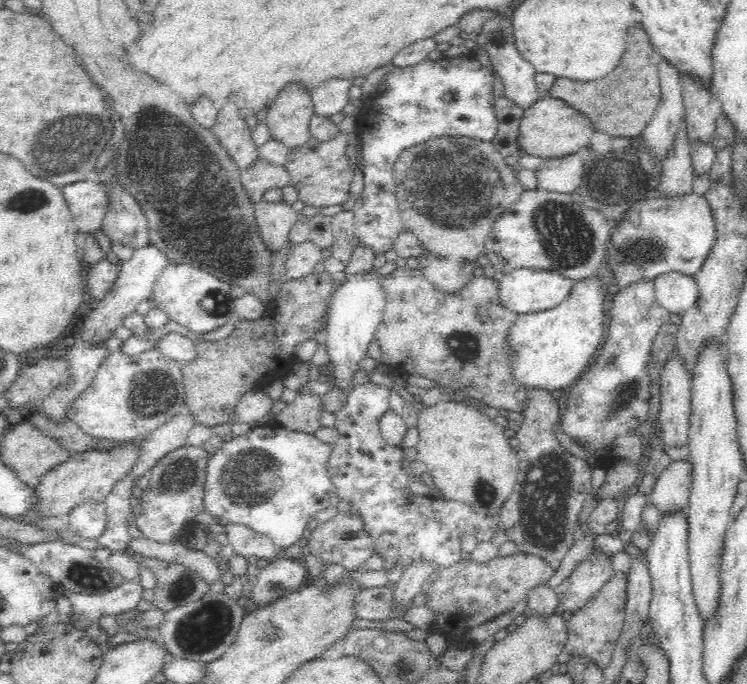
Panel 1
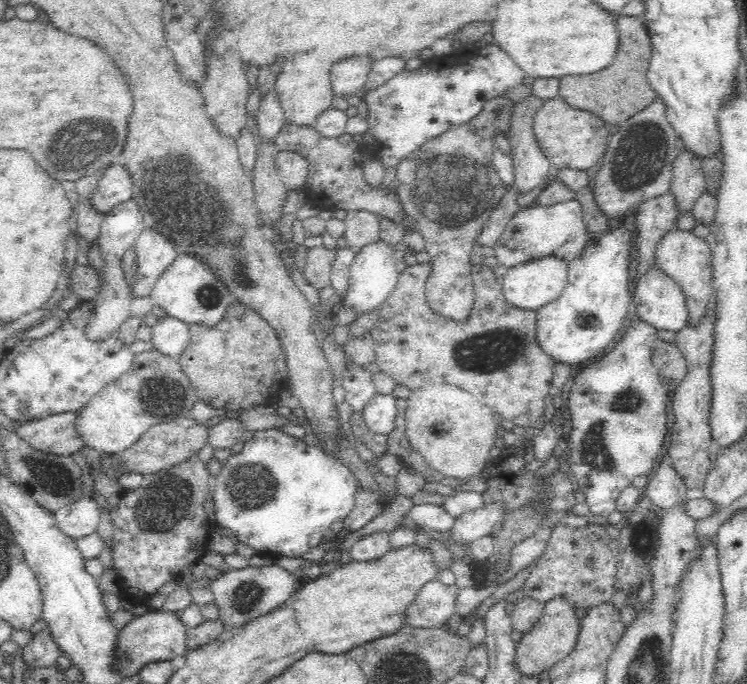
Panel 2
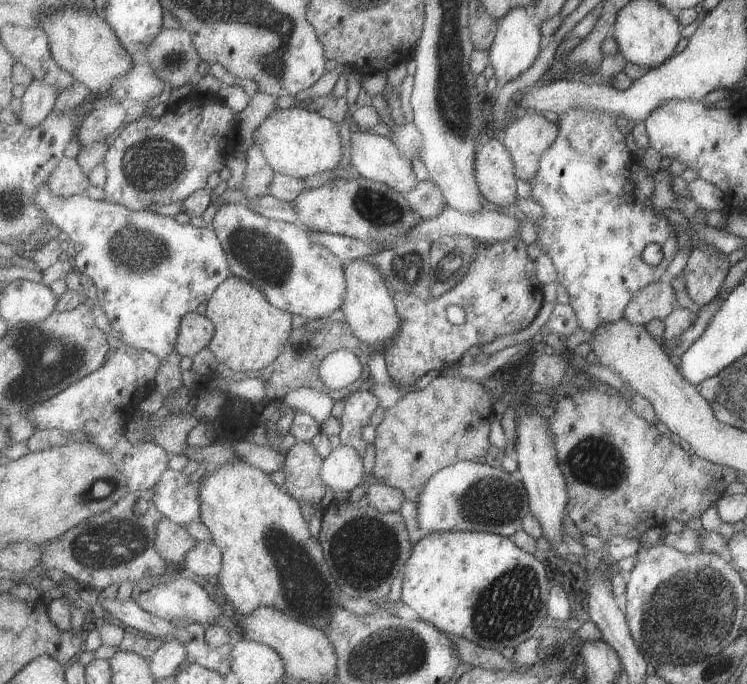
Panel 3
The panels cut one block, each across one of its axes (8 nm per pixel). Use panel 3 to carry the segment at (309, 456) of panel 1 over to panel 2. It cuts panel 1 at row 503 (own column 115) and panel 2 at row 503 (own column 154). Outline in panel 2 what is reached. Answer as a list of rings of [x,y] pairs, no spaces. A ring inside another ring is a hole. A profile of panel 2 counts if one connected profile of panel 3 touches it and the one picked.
[[[269,428],[261,431],[254,431],[253,437],[250,441],[244,443],[244,447],[240,452],[231,454],[226,458],[226,462],[221,462],[222,468],[218,475],[212,480],[212,502],[215,508],[215,523],[214,526],[225,526],[230,528],[233,534],[233,538],[236,542],[241,542],[246,546],[250,546],[256,550],[257,554],[268,556],[273,559],[274,557],[290,556],[290,558],[302,557],[308,553],[310,548],[321,545],[323,543],[326,533],[330,531],[332,522],[338,519],[343,519],[353,509],[353,496],[357,489],[356,477],[350,471],[350,467],[342,461],[334,453],[328,453],[328,451],[322,450],[322,447],[318,445],[306,444],[303,439],[292,436],[290,433],[279,428]]]

